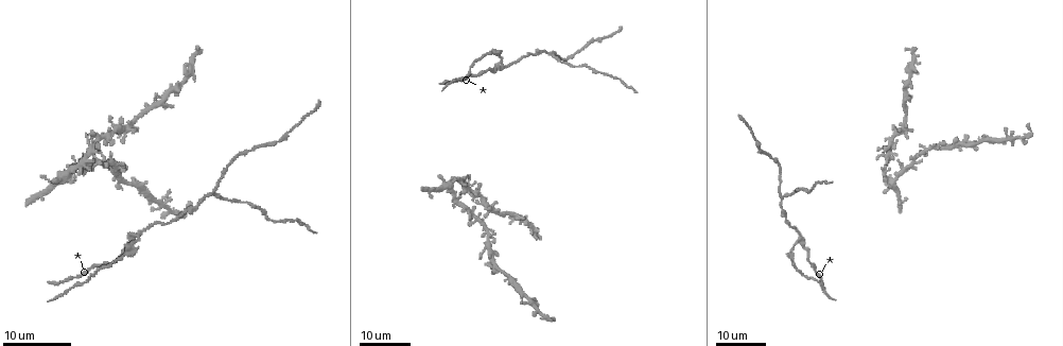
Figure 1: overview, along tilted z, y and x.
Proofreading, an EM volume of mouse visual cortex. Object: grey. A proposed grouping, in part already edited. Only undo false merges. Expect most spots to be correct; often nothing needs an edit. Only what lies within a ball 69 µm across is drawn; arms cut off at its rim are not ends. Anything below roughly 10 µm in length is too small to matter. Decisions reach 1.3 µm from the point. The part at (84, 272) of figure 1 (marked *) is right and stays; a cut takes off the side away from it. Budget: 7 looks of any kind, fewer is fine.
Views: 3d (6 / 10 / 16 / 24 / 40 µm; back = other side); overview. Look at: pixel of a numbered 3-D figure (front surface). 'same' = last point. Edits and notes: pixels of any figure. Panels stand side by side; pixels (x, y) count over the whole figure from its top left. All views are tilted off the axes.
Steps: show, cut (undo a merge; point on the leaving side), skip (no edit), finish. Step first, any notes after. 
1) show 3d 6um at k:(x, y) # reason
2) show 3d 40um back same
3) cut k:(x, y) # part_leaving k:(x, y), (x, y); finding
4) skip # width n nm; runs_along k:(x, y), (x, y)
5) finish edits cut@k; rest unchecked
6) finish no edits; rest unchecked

show 3d 16um at 1:(503, 68) # side arm on a straight run

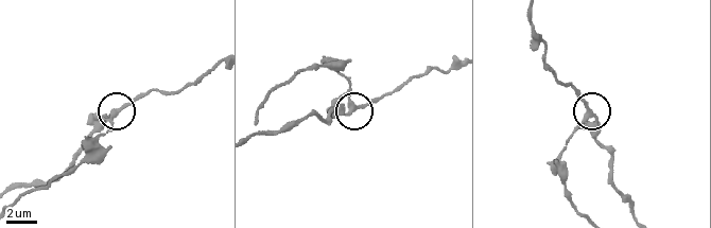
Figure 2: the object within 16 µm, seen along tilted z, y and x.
show 3d 10um at 2:(351, 102)

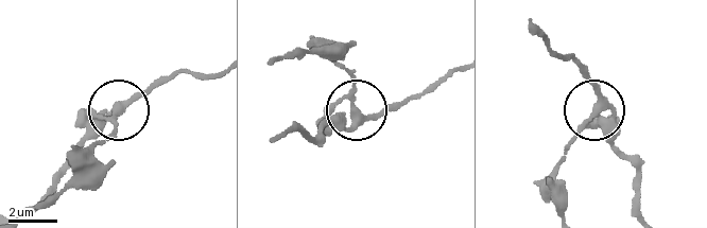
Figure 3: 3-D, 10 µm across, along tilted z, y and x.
skip # side_arm 22 um; one neuron here

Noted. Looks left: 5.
show 3d 16um at 1:(782, 198) # three arms meet

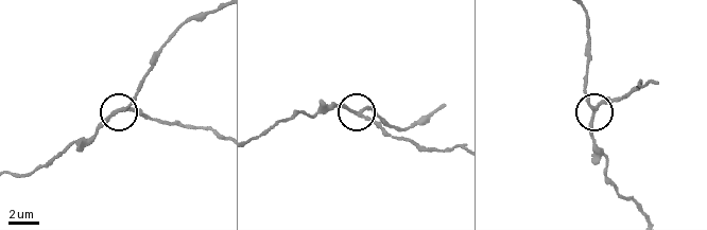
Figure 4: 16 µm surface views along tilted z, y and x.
show 3d 10um at 4:(361, 114)

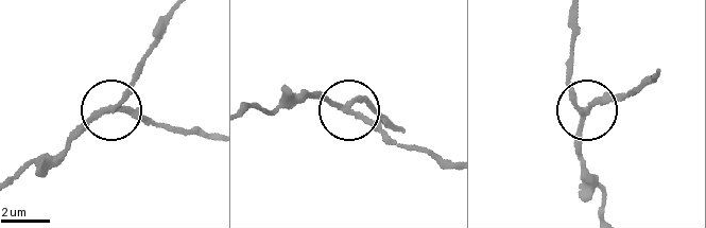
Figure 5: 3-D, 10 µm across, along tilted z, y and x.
show 3d 10um back at 5:(114, 108)

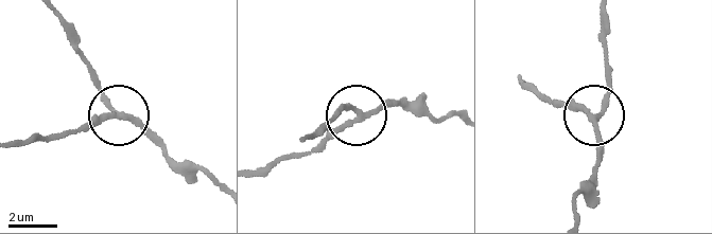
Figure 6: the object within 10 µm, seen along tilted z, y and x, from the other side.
cut 6:(106, 120) # side_arm 22 um; part_leaving 6:(134, 122), (107, 116), (68, 136), (21, 143); a second neuron is stuck on

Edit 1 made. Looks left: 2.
finish edits cut@6; rest unchecked

